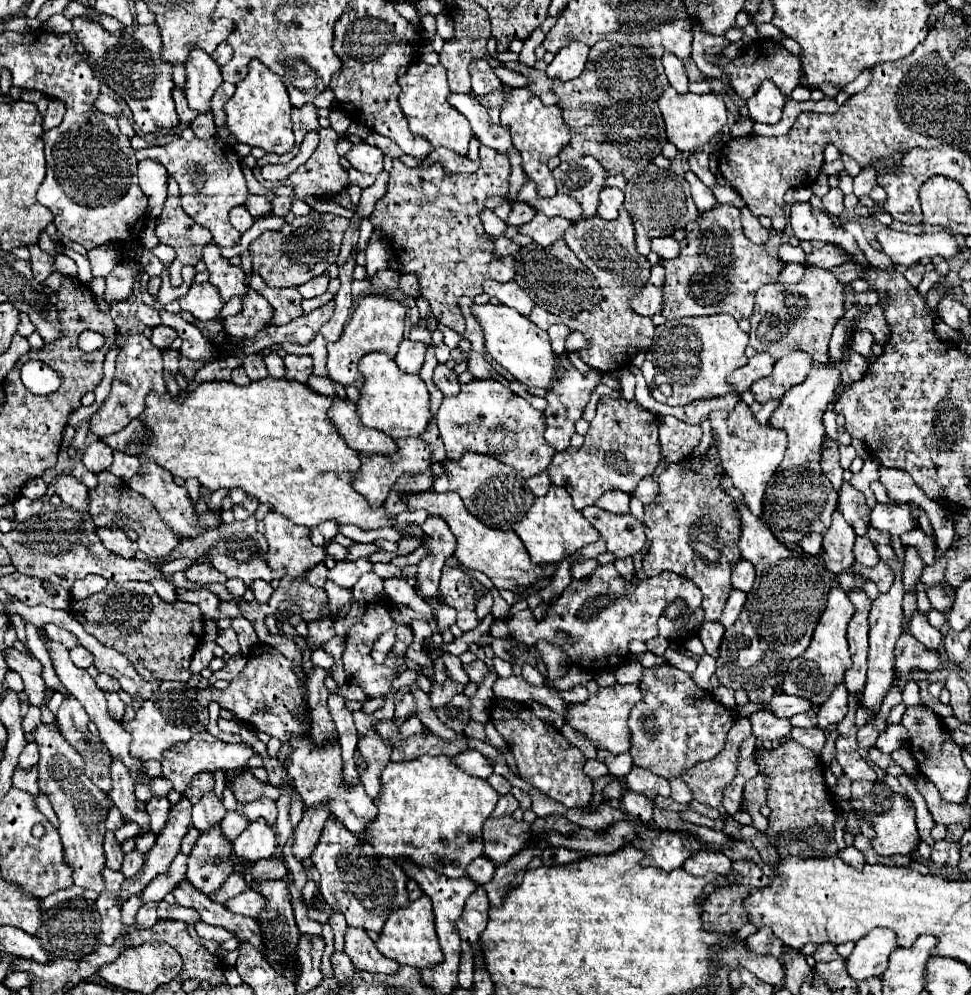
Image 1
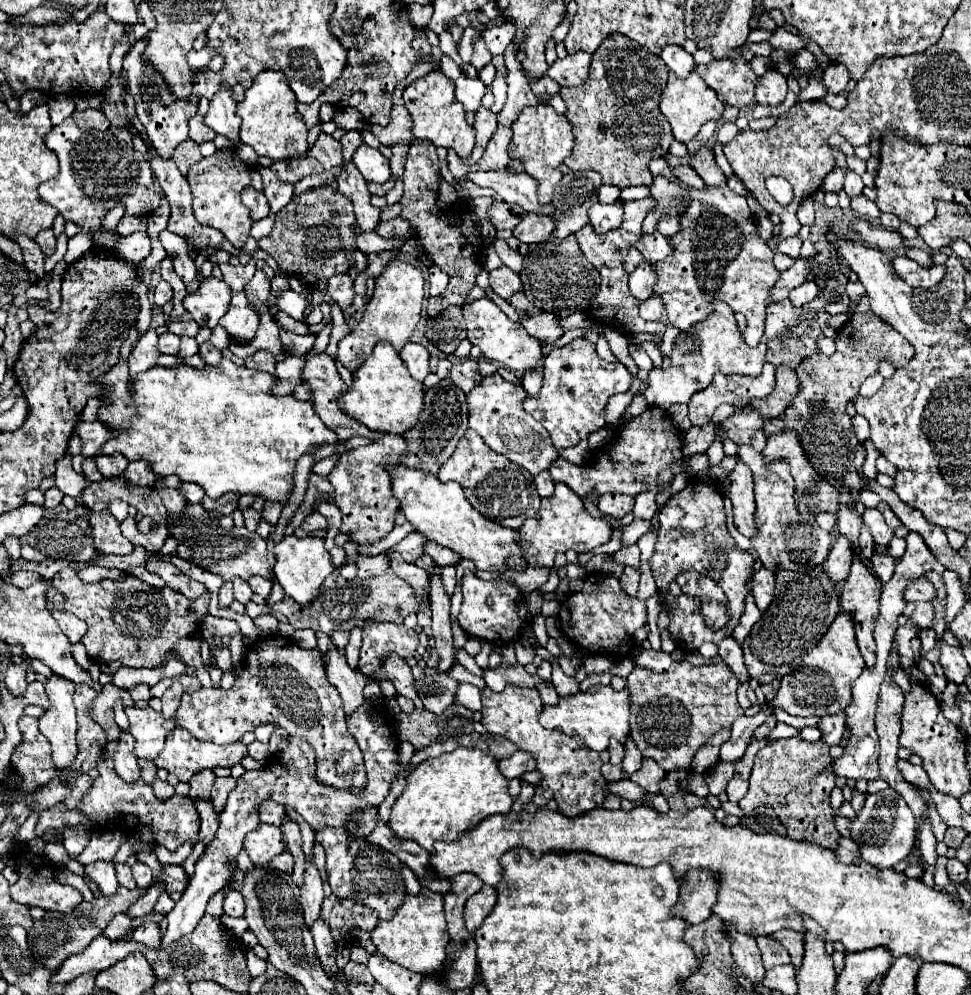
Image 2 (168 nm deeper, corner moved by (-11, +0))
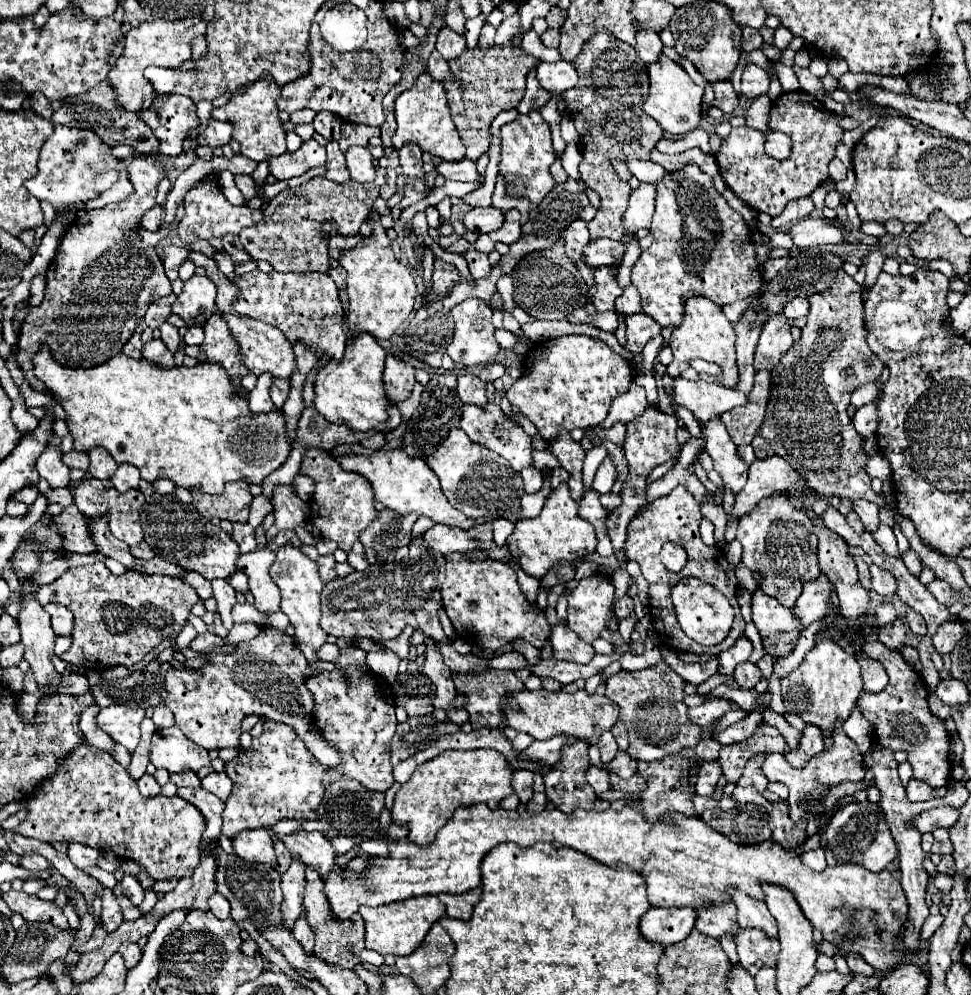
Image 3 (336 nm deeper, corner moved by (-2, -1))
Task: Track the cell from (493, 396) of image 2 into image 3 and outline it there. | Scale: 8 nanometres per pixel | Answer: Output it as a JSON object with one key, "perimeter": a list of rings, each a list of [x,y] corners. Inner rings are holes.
{"perimeter":[[[495,391],[495,401],[489,401],[487,403],[487,411],[479,411],[479,407],[471,407],[471,405],[463,405],[463,415],[461,415],[461,429],[467,433],[467,437],[477,443],[477,445],[483,445],[495,453],[499,453],[501,457],[505,457],[509,461],[509,465],[515,469],[515,471],[521,471],[523,467],[529,467],[531,465],[531,451],[533,451],[533,445],[531,445],[531,437],[523,431],[523,427],[519,423],[513,423],[513,421],[507,421],[499,403],[501,403],[501,397],[503,393],[501,391]]]}

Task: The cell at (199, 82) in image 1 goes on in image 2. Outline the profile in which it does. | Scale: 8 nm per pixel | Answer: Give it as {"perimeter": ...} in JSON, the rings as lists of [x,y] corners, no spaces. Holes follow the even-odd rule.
{"perimeter":[[[220,88],[210,102],[210,108],[204,116],[204,124],[212,128],[216,134],[226,136],[228,140],[234,142],[234,146],[240,146],[240,118],[236,114],[238,102],[232,96],[232,88]]]}

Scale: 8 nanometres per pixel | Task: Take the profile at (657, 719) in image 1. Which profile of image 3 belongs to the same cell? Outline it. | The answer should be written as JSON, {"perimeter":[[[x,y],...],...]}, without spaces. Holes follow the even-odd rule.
{"perimeter":[[[663,661],[651,669],[619,671],[607,679],[607,697],[611,697],[621,709],[621,719],[631,735],[629,753],[635,755],[635,759],[655,761],[665,753],[675,753],[699,743],[699,727],[691,727],[691,723],[687,723],[683,687],[685,679],[671,671],[671,667]]]}

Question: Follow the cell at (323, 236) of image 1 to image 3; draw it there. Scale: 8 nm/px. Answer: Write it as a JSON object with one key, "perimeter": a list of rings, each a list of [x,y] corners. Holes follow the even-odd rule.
{"perimeter":[[[383,169],[377,171],[373,183],[335,183],[325,177],[315,177],[307,183],[303,199],[297,197],[291,189],[281,191],[267,207],[263,207],[261,223],[247,227],[239,233],[245,251],[253,259],[267,261],[275,271],[287,273],[305,273],[305,271],[329,271],[329,249],[327,241],[319,235],[321,225],[331,219],[337,225],[337,233],[351,237],[359,231],[359,225],[365,221],[371,205],[379,197],[381,185],[387,181]]]}

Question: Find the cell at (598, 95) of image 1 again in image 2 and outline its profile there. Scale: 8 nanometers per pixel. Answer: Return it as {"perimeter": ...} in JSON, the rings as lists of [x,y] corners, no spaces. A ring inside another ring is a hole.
{"perimeter":[[[612,36],[592,54],[590,76],[582,86],[562,88],[566,118],[574,126],[576,146],[564,160],[570,170],[596,170],[604,184],[650,186],[650,160],[666,156],[674,142],[668,120],[660,112],[660,96],[668,80],[668,66],[660,56],[648,52],[626,36]]]}

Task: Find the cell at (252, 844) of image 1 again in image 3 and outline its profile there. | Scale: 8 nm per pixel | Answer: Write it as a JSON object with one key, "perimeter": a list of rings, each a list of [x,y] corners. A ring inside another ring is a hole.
{"perimeter":[[[251,829],[241,831],[231,839],[233,851],[251,863],[275,863],[275,849],[273,839],[267,829]]]}

